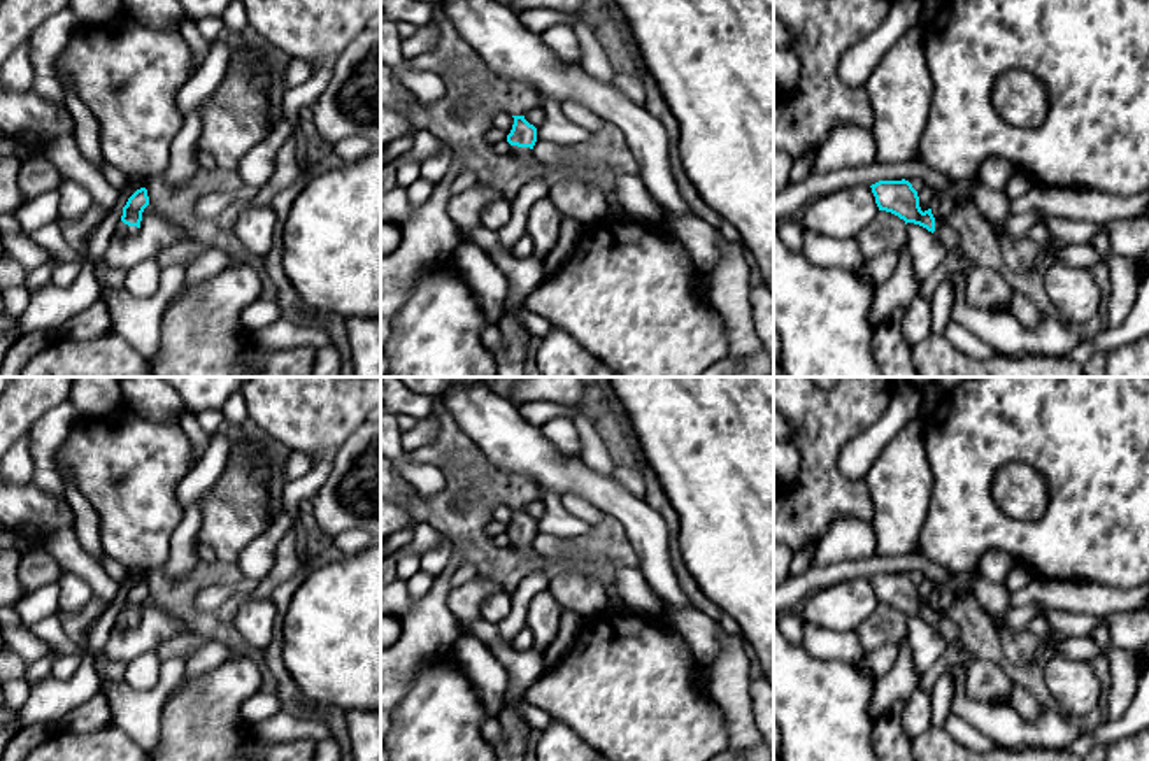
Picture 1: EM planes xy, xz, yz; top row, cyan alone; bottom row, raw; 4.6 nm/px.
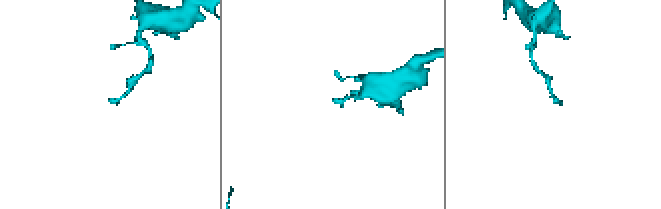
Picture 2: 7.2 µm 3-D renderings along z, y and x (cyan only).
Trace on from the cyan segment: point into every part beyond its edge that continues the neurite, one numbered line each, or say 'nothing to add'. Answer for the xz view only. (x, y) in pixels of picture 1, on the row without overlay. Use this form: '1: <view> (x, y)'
1: xz (521, 547)

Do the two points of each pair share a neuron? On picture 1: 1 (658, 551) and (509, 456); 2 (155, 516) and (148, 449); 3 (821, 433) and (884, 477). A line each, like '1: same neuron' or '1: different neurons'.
1: same neuron
2: same neuron
3: different neurons

